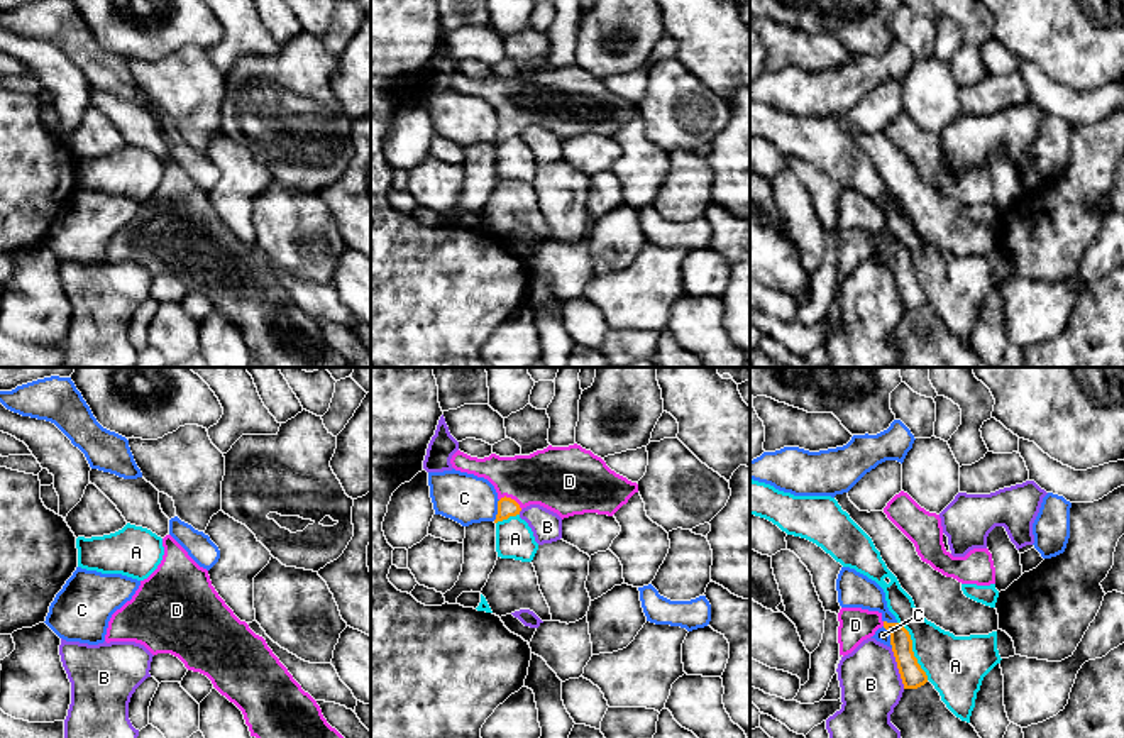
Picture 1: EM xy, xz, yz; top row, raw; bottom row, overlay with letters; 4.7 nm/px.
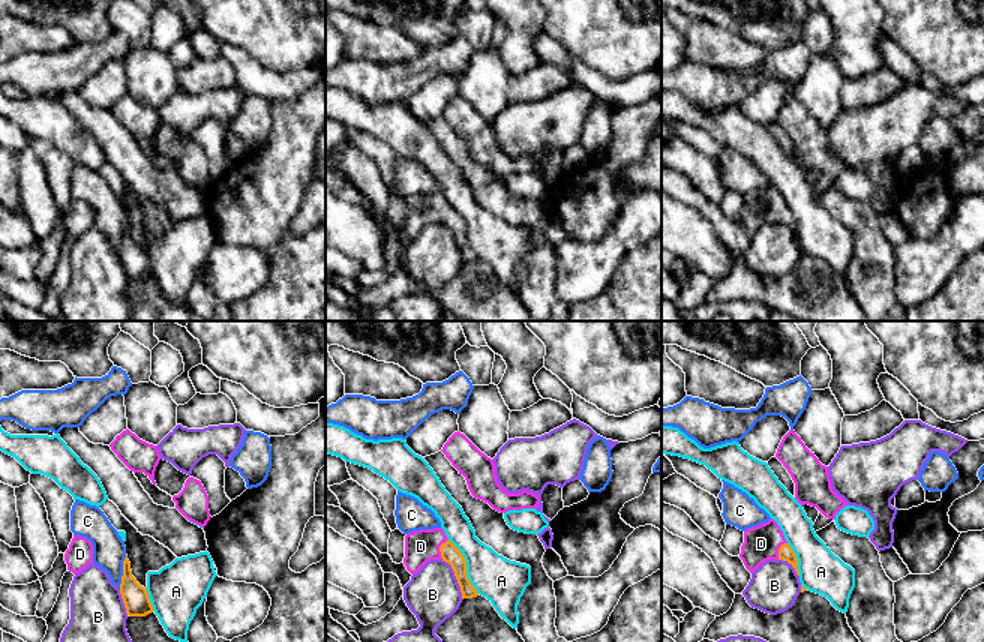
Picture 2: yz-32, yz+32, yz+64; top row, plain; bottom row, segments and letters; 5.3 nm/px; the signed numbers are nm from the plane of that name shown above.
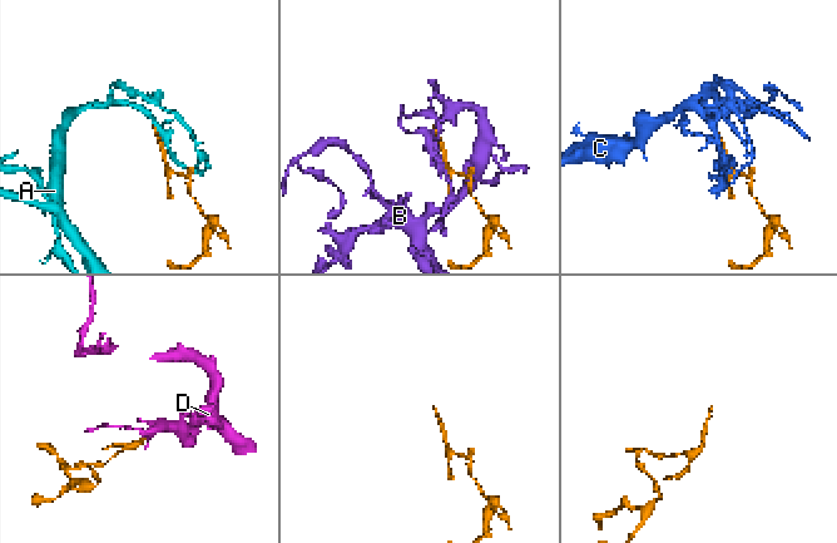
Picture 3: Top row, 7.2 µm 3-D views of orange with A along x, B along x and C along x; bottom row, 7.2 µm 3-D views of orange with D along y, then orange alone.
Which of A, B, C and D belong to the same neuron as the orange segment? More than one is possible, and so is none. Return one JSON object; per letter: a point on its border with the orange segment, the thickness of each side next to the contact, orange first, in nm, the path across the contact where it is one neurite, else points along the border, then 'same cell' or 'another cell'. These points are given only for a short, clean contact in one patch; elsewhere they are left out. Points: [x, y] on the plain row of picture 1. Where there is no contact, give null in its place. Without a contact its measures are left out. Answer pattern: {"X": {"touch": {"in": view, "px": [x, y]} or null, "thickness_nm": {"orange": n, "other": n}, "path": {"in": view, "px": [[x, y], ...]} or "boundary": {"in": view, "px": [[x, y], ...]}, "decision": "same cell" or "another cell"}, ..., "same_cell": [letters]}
{"A": {"touch": {"in": "yz", "px": [911, 271]}, "thickness_nm": {"orange": 110, "other": 280}, "decision": "another cell"}, "B": {"touch": {"in": "yz", "px": [898, 288]}, "thickness_nm": {"orange": 110, "other": 280}, "decision": "another cell"}, "C": {"touch": {"in": "xz", "px": [498, 131]}, "thickness_nm": {"orange": 90, "other": 240}, "decision": "another cell"}, "D": {"touch": {"in": "xz", "px": [510, 119]}, "thickness_nm": {"orange": 90, "other": 300}, "path": {"in": "xz", "px": [[506, 127], [510, 119], [528, 100], [557, 99]]}, "decision": "same cell"}, "same_cell": ["D"]}

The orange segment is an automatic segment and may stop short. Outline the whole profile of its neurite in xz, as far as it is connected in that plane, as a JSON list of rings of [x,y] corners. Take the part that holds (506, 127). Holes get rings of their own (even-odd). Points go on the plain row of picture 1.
[[[574,64],[552,68],[530,76],[477,80],[457,71],[450,85],[455,91],[488,100],[498,113],[494,144],[540,125],[562,140],[598,134],[613,137],[638,113],[638,105],[611,91],[591,71]]]

